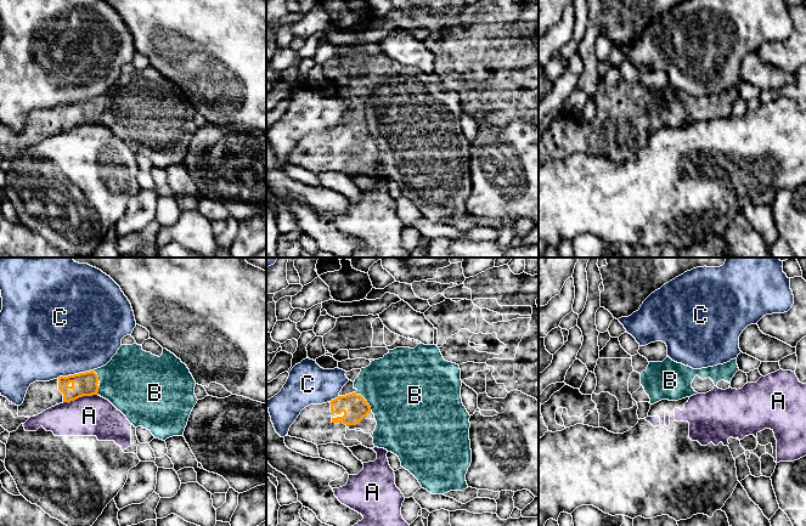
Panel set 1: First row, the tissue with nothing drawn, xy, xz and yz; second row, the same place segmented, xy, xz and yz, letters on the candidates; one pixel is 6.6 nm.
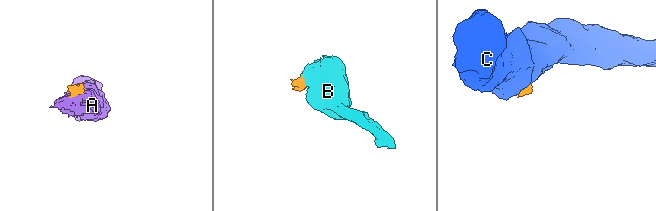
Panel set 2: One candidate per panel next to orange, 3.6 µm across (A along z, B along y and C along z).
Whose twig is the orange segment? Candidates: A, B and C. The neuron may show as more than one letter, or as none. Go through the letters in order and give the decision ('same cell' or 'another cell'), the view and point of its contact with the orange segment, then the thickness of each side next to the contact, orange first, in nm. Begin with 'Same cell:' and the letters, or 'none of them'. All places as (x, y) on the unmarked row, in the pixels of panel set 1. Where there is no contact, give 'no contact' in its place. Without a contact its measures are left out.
Same cell: B
A: another cell; meets orange in xy at (79, 124); 160 nm thick on the orange side, 280 nm on the other
B: same cell; meets orange in xz at (365, 128); 170 nm thick on the orange side, 480 nm on the other
C: another cell; meets orange in xy at (74, 102); 160 nm thick on the orange side, 500 nm on the other

